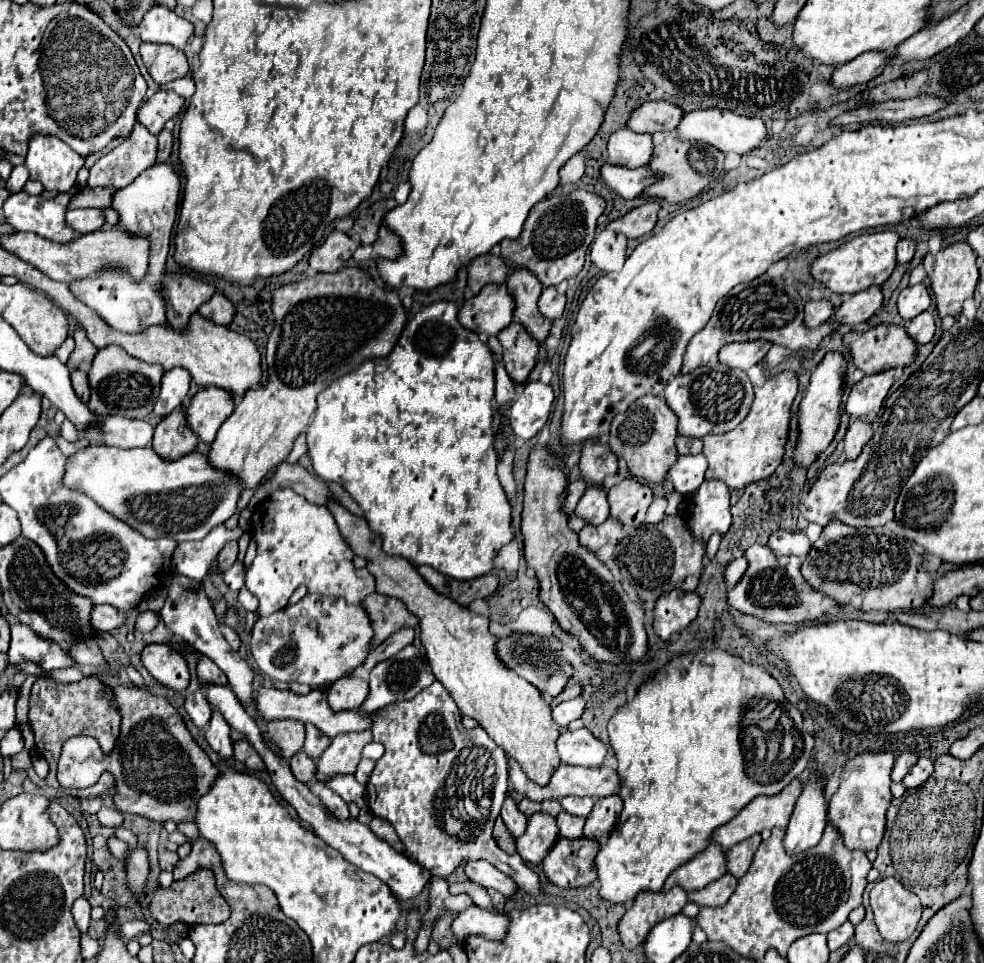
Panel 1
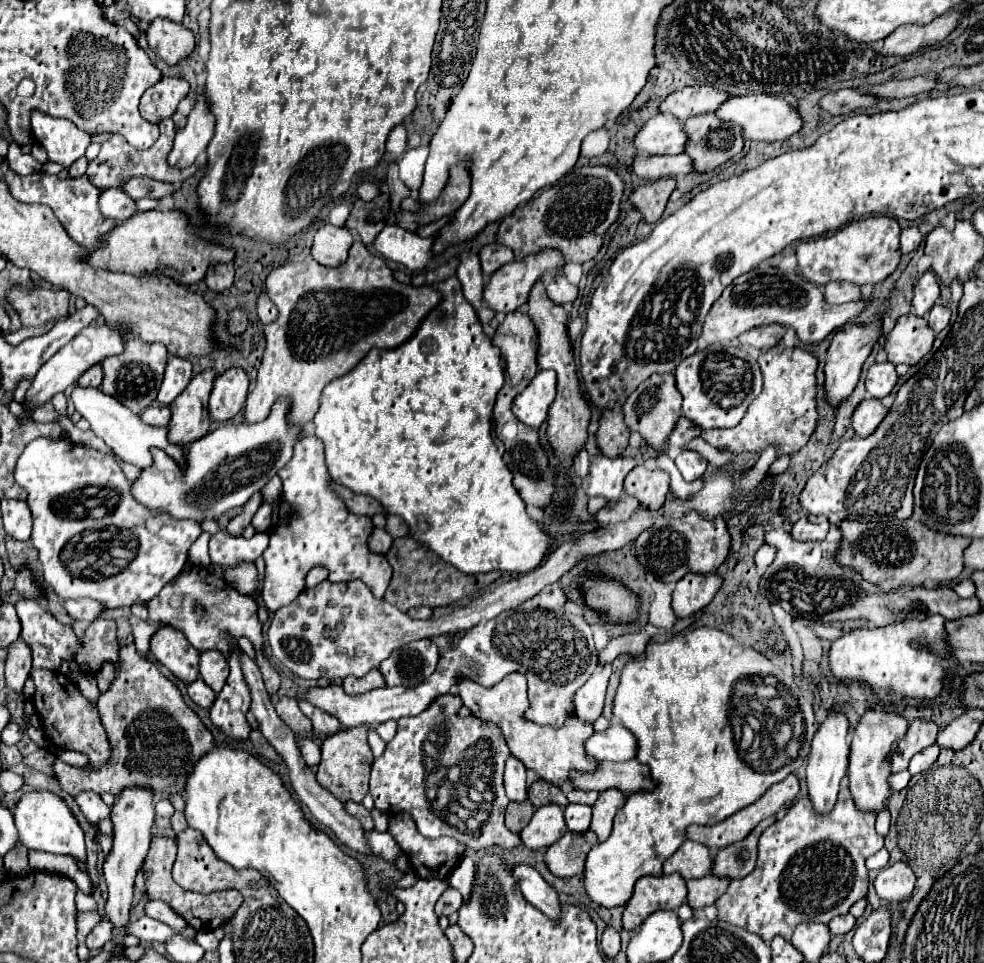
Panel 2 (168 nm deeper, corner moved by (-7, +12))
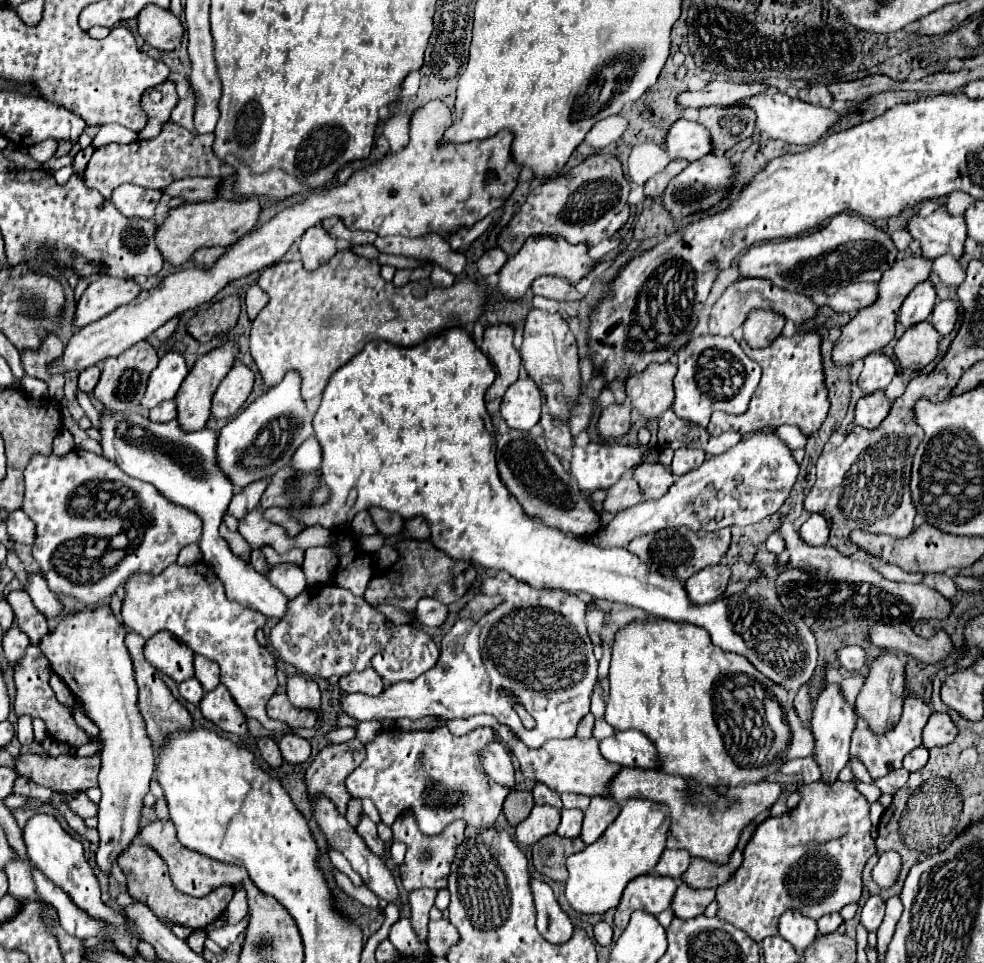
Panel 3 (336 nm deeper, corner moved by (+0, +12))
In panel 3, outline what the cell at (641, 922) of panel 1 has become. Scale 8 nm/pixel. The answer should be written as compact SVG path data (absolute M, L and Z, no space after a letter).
M644 874L644 876L634 878L626 886L620 904L616 906L614 924L624 930L628 926L630 914L634 910L644 910L652 916L660 914L662 910L670 908L676 888L678 888L678 882L674 878L666 878L666 876Z

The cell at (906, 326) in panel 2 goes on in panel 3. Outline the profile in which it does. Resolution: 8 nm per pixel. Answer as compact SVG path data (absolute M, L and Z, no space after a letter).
M920 322L904 332L904 336L896 342L894 354L902 368L920 370L936 358L940 334L930 322Z

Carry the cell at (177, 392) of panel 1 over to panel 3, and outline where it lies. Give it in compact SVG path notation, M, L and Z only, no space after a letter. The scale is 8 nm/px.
M168 352L164 358L160 358L156 370L150 374L146 394L140 400L140 406L150 410L164 400L172 400L186 374L188 368L180 352Z

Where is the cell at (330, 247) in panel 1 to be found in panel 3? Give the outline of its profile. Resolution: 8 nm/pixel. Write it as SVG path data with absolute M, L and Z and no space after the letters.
M312 226L300 238L298 250L302 256L304 268L316 270L336 254L336 240L328 232L324 232L322 226Z

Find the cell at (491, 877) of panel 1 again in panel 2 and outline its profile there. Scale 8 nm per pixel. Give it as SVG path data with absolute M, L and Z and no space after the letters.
M515 864L511 868L511 874L521 890L521 894L533 904L537 906L543 914L547 914L549 918L559 918L559 900L557 900L557 892L545 884L545 880L541 878L541 874L525 864Z

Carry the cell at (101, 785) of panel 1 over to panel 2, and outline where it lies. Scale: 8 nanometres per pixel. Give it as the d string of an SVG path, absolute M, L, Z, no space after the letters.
M33 670L33 682L35 682L35 694L33 694L33 706L35 712L41 718L41 726L45 730L47 740L61 748L61 750L73 750L81 752L89 758L89 768L101 768L107 764L111 756L111 744L107 740L107 732L101 724L101 716L97 706L93 706L79 690L75 682L61 676L59 672L51 670Z

